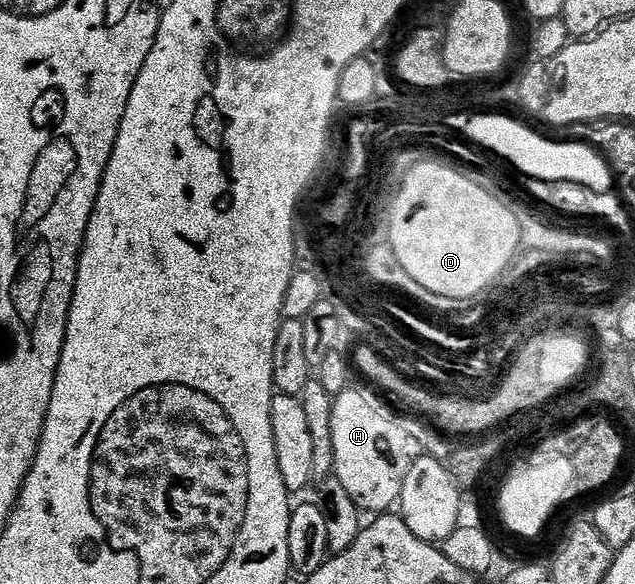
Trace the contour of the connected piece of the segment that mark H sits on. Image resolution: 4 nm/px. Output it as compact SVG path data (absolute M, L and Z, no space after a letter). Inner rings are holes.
M349 385L334 398L331 409L331 445L335 449L333 475L343 484L343 489L347 489L362 512L385 513L392 508L389 507L392 503L394 506L400 500L405 475L415 460L421 458L423 448L420 441L393 416L392 409L384 403L386 400L376 390L365 387Z

